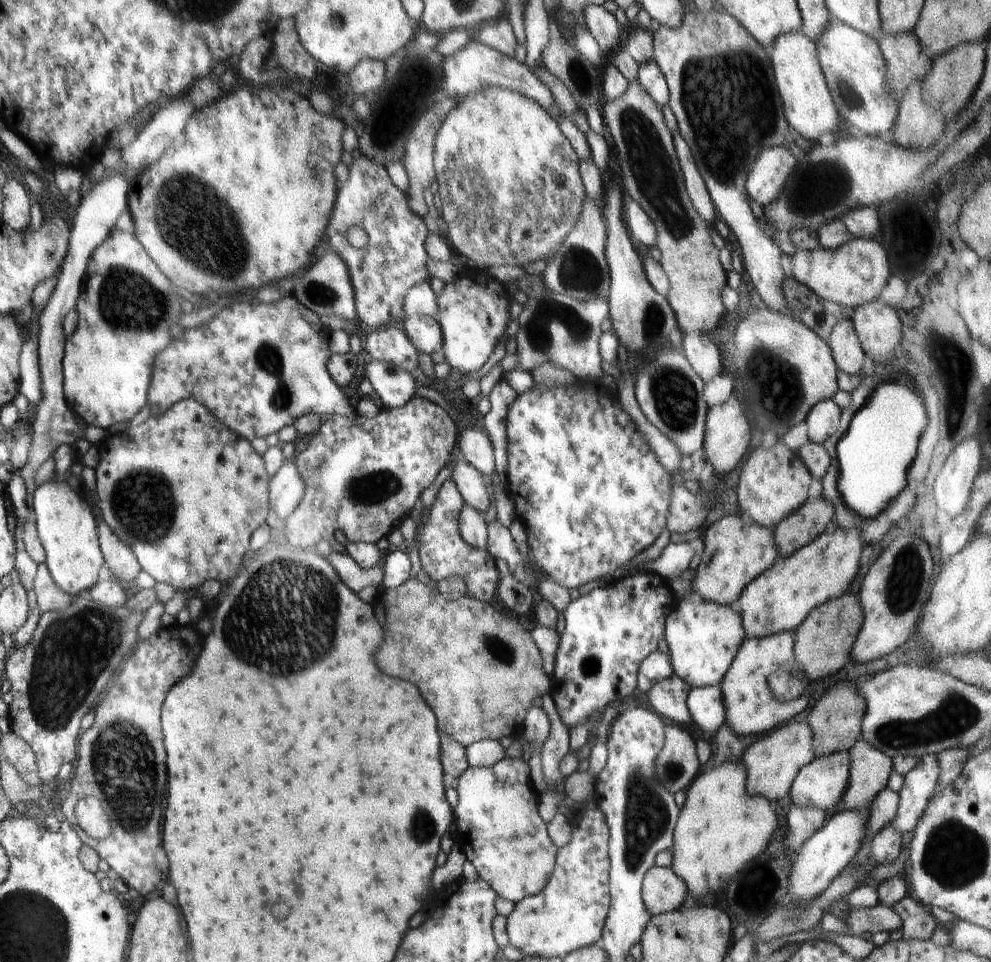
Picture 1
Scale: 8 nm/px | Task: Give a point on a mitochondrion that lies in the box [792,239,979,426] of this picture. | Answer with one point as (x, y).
(951, 360)

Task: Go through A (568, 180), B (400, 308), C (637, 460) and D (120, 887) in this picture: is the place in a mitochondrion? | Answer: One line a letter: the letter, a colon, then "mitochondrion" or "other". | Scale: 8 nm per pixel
A: other
B: other
C: other
D: other

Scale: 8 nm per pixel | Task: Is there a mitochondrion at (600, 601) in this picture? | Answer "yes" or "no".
no

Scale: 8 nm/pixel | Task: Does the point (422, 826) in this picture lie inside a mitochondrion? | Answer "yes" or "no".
yes

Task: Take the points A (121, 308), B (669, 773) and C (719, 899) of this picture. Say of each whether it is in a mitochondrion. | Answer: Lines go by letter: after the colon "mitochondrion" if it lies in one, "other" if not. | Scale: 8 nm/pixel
A: mitochondrion
B: mitochondrion
C: other

